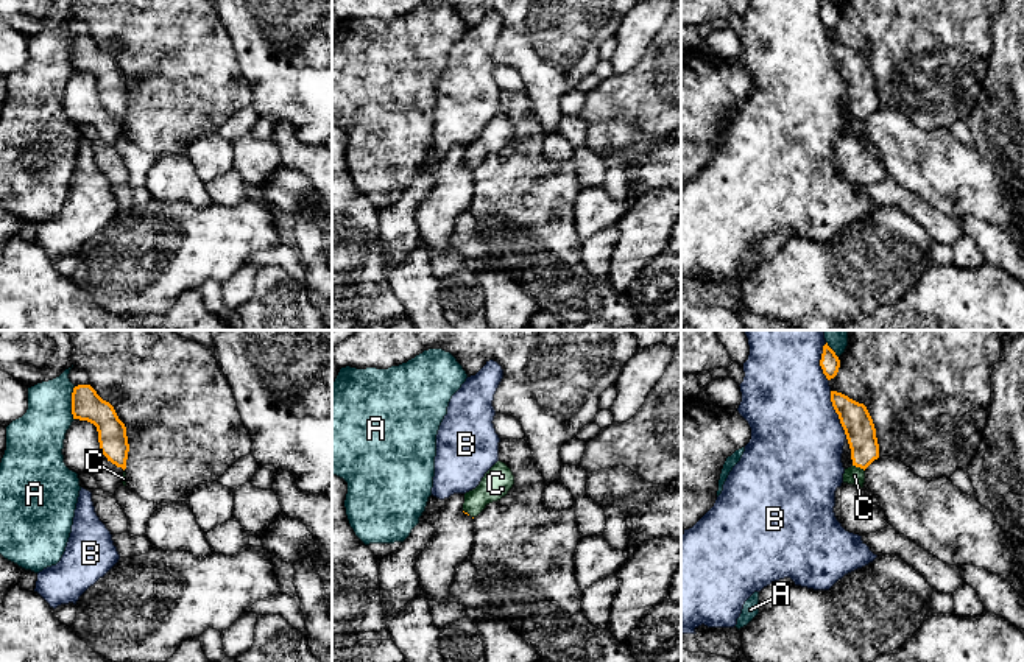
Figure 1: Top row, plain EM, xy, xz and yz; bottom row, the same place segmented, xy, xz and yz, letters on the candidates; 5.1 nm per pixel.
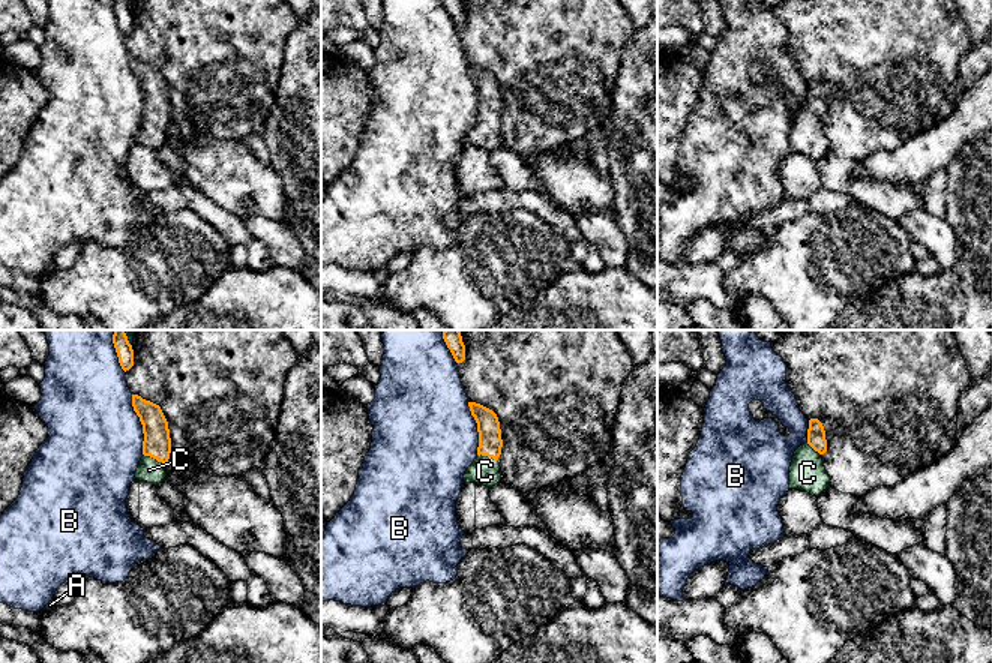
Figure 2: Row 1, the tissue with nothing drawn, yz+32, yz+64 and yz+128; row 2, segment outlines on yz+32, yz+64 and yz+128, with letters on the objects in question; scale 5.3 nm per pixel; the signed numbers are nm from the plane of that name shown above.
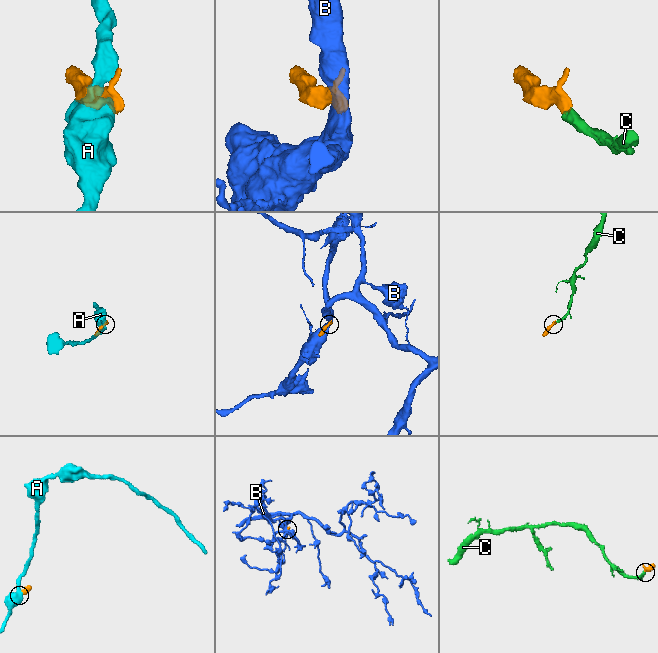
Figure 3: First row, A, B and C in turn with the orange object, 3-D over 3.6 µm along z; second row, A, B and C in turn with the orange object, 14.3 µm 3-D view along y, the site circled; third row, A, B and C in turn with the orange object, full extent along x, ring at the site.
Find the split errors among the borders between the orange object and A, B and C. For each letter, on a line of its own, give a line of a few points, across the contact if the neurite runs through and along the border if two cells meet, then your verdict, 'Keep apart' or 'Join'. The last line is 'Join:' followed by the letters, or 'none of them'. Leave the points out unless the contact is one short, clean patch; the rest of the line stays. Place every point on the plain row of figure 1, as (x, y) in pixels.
A: Keep apart
B: Keep apart
C: Line: yz (854, 69), (859, 78), (859, 117), (854, 126). Join
Join: C

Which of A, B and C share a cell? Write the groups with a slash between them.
A / B / C

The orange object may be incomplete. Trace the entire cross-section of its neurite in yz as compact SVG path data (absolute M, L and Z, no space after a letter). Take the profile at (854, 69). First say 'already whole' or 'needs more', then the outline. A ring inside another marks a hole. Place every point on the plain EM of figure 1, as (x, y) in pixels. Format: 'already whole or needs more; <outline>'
needs more; M831 42L831 53L845 81L853 117L845 120L843 134L863 139L865 120L879 109L879 95L873 70L863 55Z

